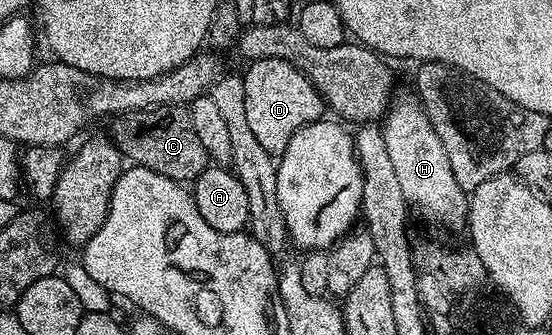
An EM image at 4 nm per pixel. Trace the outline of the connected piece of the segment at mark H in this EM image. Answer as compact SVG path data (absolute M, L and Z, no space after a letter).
M396 98L381 120L385 147L393 161L398 184L408 204L414 210L415 207L419 210L421 218L431 223L440 223L443 227L462 228L467 221L468 192L457 185L453 169L449 166L449 157L445 153L445 145L441 145L441 137L437 137L437 129L433 129L429 117L423 112L422 103L418 98L410 98Z

